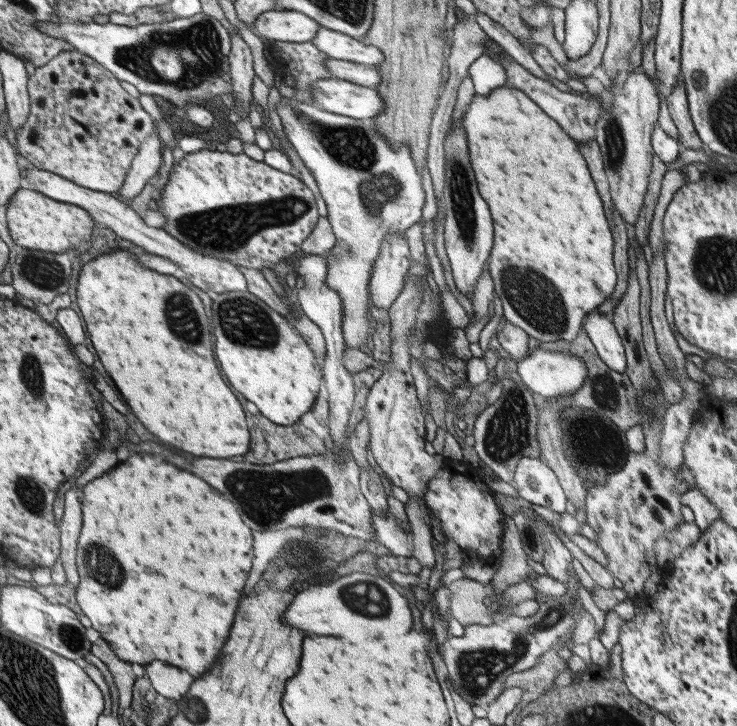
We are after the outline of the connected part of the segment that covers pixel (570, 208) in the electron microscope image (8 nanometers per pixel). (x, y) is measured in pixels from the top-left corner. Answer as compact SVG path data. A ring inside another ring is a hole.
M499 87L487 96L473 95L463 116L463 128L471 136L471 164L479 176L479 194L495 220L495 248L487 258L495 294L501 300L502 316L540 342L575 339L583 316L599 306L615 286L611 264L611 234L603 204L589 178L575 142L515 88Z

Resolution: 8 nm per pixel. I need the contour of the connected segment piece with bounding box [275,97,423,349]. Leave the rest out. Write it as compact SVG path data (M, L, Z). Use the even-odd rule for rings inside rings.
M281 97L280 101L275 104L277 115L281 119L282 130L285 133L285 138L291 143L292 148L298 154L298 157L302 160L303 164L309 170L310 174L313 176L313 180L319 189L319 193L324 200L327 215L326 219L330 224L332 233L334 234L335 241L331 250L327 251L324 256L326 256L326 284L331 286L331 289L337 291L339 297L343 297L342 300L342 336L346 337L347 347L353 349L359 349L359 346L365 342L365 336L371 336L371 332L367 332L367 323L365 322L365 306L367 306L367 276L369 276L369 266L375 264L375 257L379 255L379 247L383 242L383 238L386 238L387 233L401 233L405 232L406 228L409 228L415 222L421 220L421 208L423 208L423 190L421 190L421 178L415 170L415 162L411 159L411 154L407 145L399 145L397 149L391 148L390 144L387 144L385 137L375 131L370 120L355 120L347 116L339 116L337 114L326 112L326 110L318 109L317 106L311 104L310 102L299 102L292 98Z

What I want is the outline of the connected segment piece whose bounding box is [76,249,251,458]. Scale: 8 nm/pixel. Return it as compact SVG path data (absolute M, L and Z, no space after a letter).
M113 249L109 254L100 254L83 265L76 296L97 354L105 362L111 378L115 378L117 388L123 392L137 418L147 424L149 432L195 456L233 458L249 452L251 434L245 410L221 376L213 354L211 318L205 314L201 298L191 288L173 275L159 274L143 266L137 255Z

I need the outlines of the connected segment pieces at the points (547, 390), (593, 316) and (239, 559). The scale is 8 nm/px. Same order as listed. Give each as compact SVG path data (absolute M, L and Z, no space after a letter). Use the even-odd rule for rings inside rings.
M535 349L529 352L521 360L516 361L516 371L519 374L522 383L530 390L531 393L540 394L543 397L566 396L573 394L587 378L587 369L585 363L571 351L550 352L549 350Z
M596 310L585 318L583 330L594 347L593 352L598 354L603 364L613 372L623 373L626 367L625 350L612 320Z
M135 454L127 462L121 462L121 468L117 466L113 472L107 472L103 478L89 482L85 486L83 516L85 516L85 524L81 530L81 542L78 543L79 552L77 552L77 564L79 564L77 568L81 574L81 583L76 588L75 598L85 616L90 618L93 628L103 634L103 638L109 642L109 646L115 650L115 654L119 658L123 658L125 662L149 664L153 660L163 660L181 670L187 670L195 678L203 676L213 666L213 662L219 658L219 654L231 634L235 614L239 608L239 600L243 598L243 592L245 592L245 584L247 584L251 560L253 560L251 528L241 520L241 516L237 514L233 504L221 492L217 492L213 486L209 486L205 480L201 480L199 476L193 476L185 470L179 470L177 466L167 464L163 458L157 458L151 454L145 454L145 456ZM143 650L145 652L161 650L161 652L167 652L173 656L133 656L133 654L143 654Z

